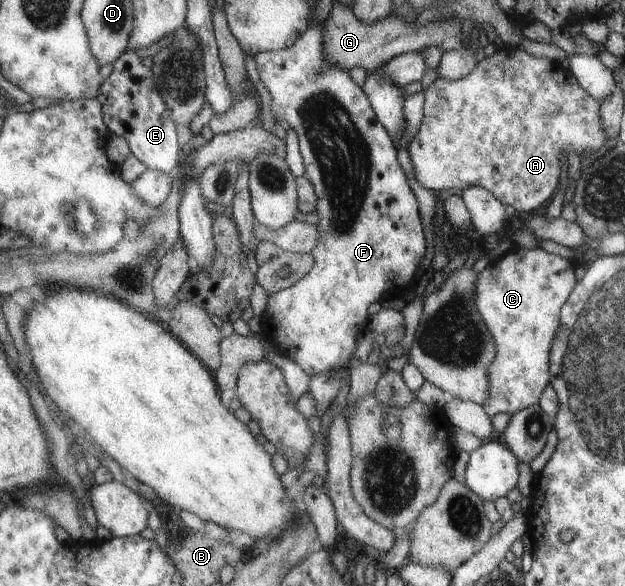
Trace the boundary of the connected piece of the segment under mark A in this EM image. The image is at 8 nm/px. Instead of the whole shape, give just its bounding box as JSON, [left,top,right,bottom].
[408,46,608,211]

